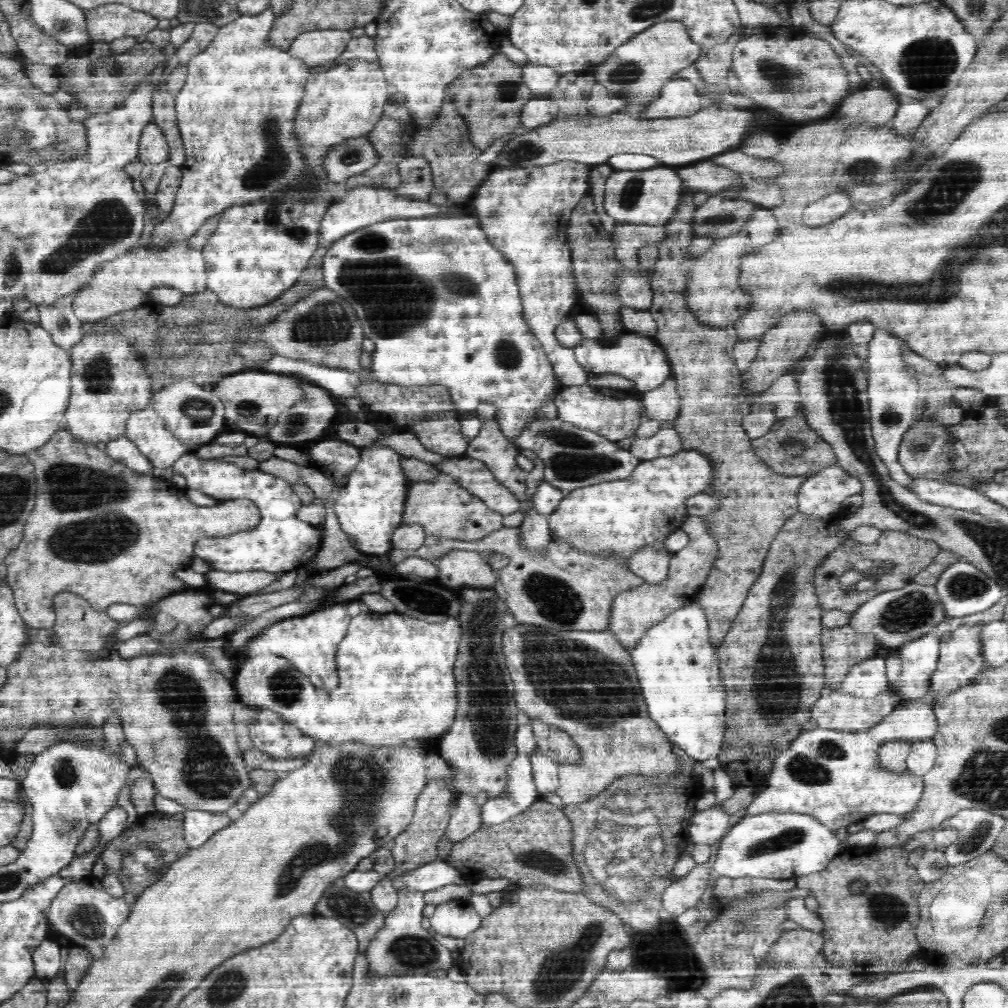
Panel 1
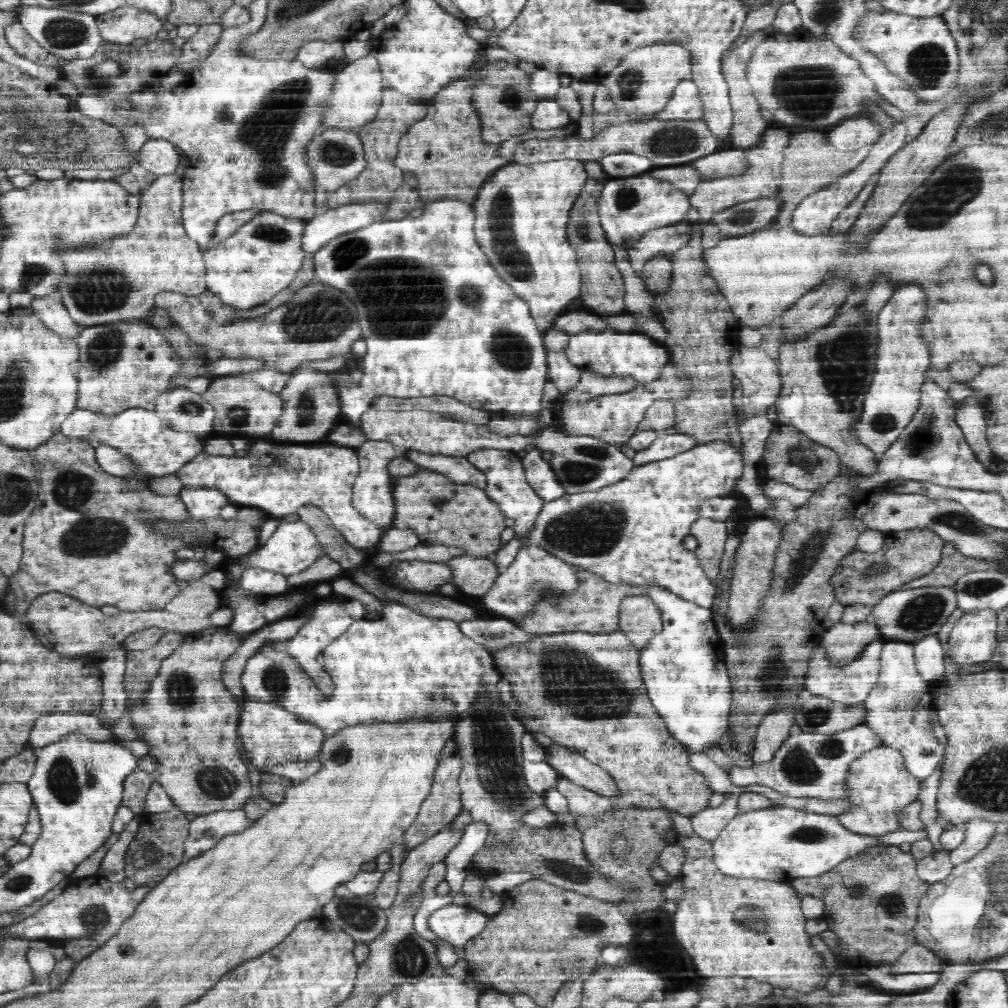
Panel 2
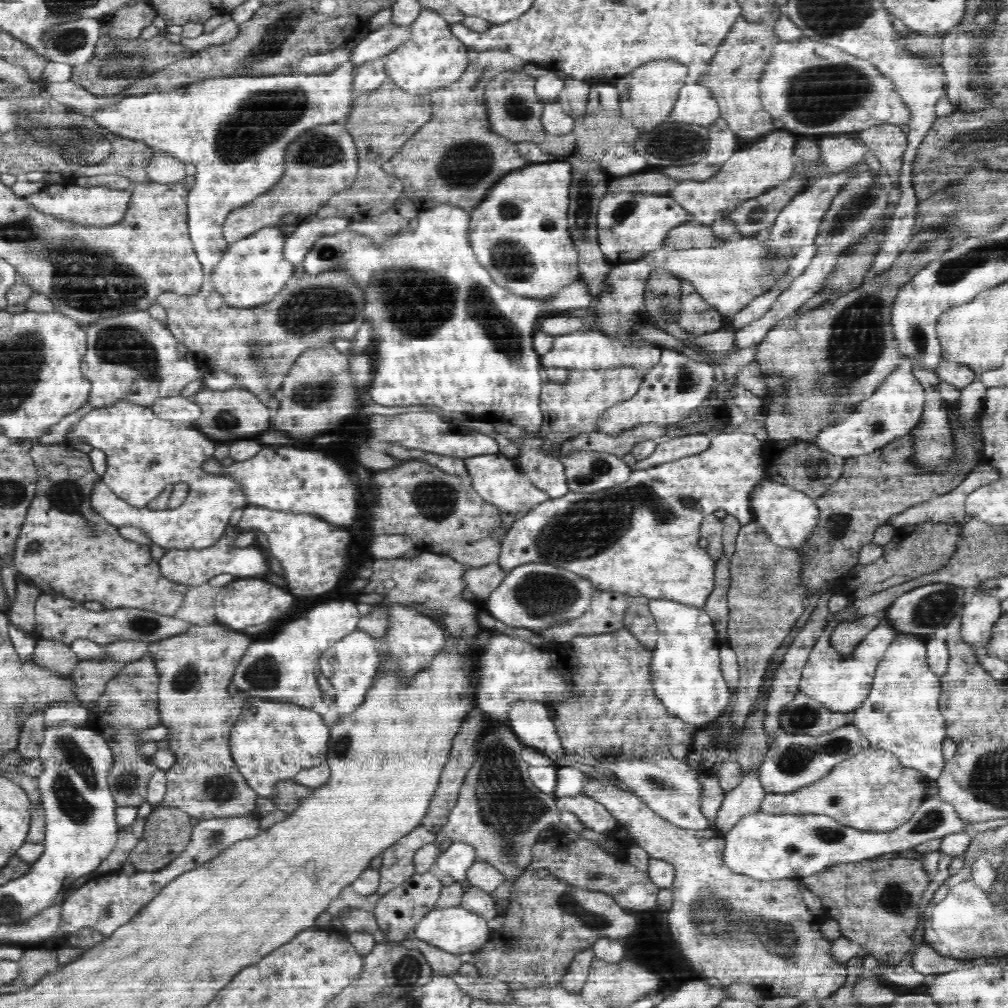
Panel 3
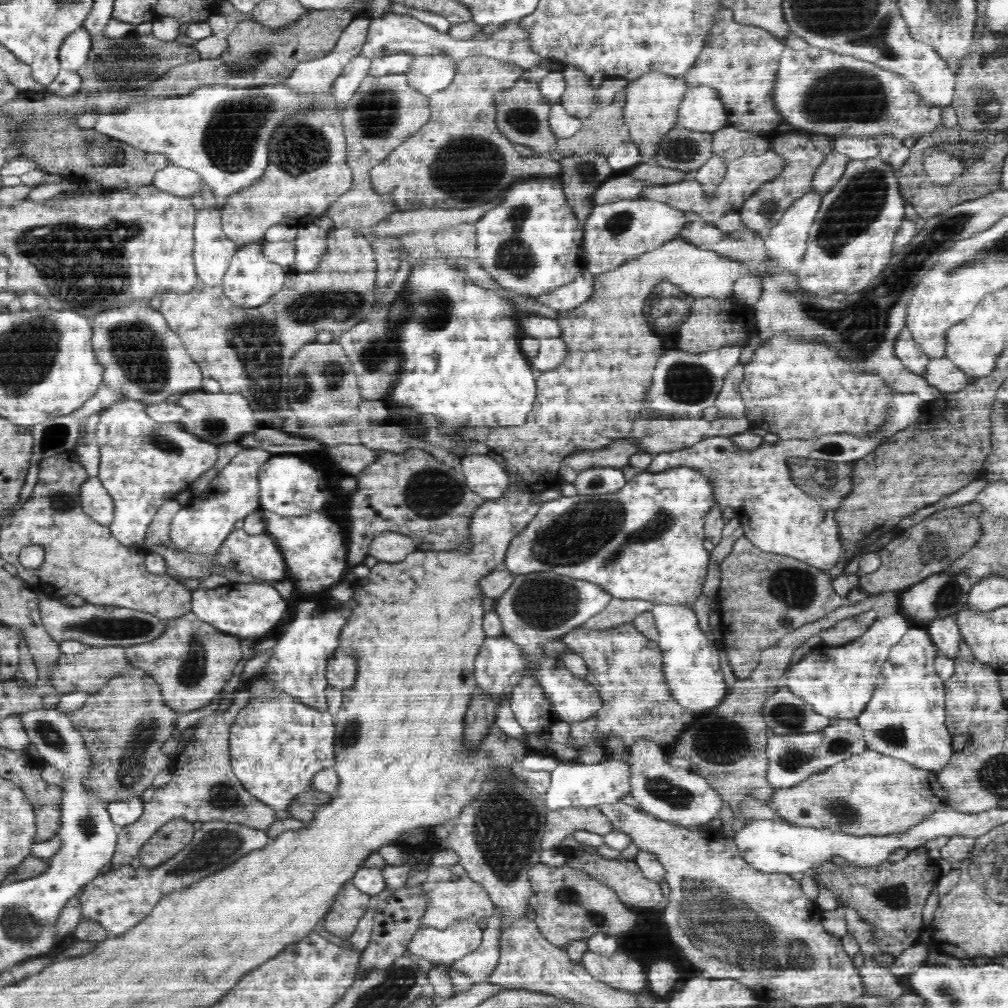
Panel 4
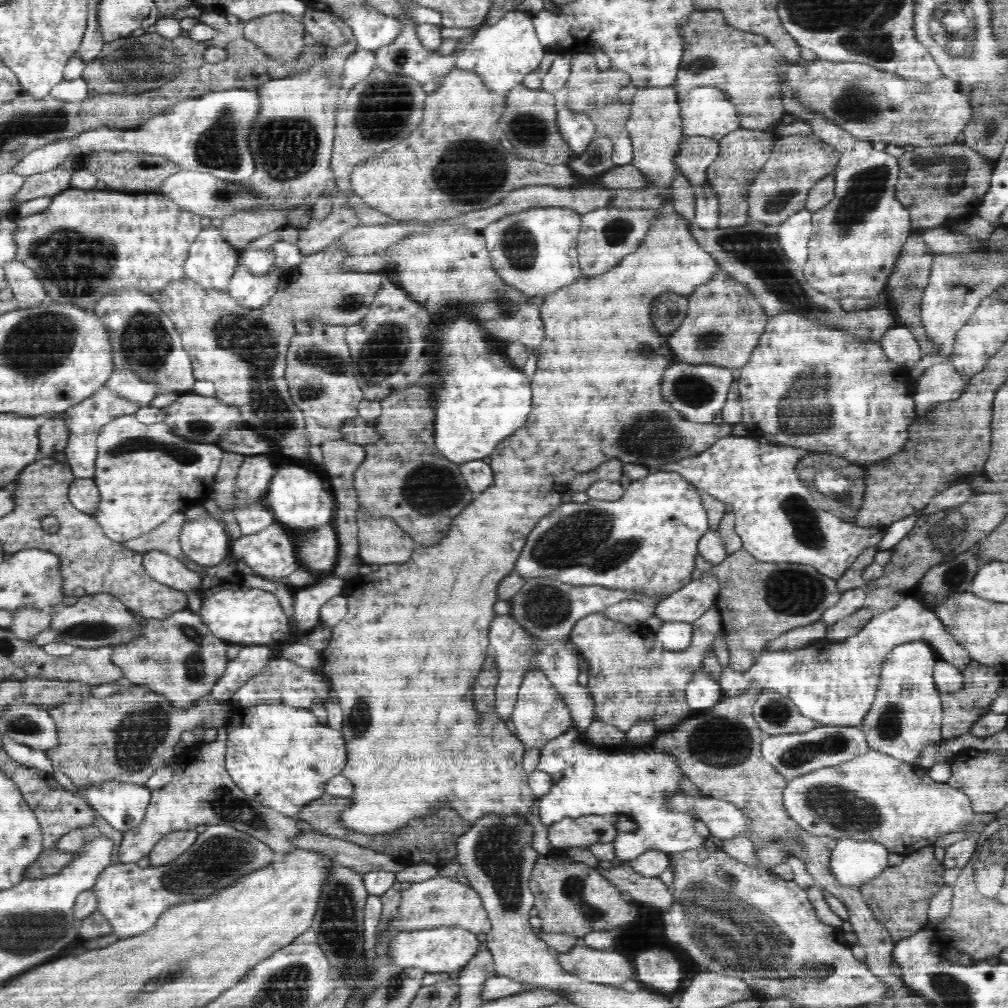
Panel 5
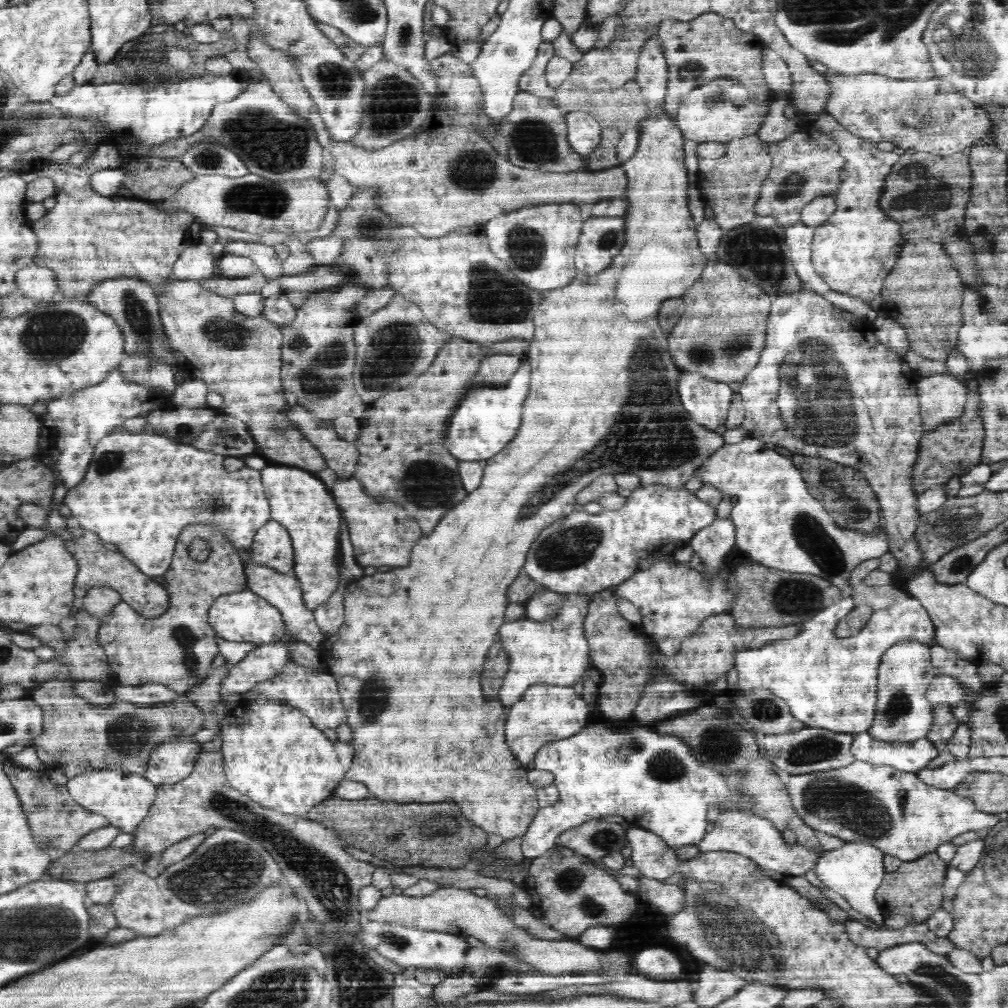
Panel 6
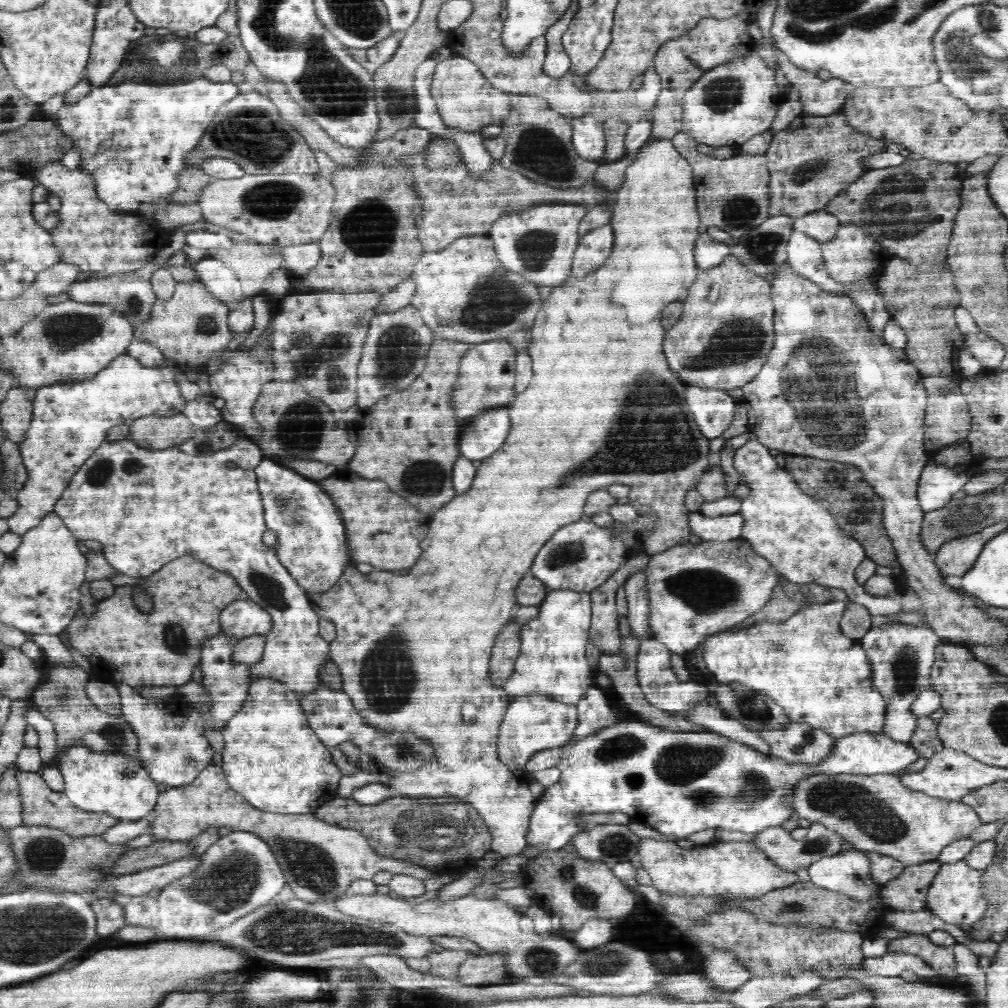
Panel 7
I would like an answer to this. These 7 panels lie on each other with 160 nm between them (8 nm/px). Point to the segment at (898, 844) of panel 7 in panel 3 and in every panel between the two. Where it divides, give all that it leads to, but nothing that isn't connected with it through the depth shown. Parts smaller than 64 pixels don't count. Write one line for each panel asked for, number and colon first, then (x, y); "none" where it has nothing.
3: (872, 791)
4: (870, 793)
5: (876, 797)
6: (894, 811)

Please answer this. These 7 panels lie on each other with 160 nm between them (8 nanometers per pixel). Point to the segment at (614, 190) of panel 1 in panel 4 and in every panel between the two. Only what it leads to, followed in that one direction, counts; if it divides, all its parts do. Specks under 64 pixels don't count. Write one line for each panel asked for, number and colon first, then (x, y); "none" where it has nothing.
2: (629, 206)
3: (630, 224)
4: (618, 231)

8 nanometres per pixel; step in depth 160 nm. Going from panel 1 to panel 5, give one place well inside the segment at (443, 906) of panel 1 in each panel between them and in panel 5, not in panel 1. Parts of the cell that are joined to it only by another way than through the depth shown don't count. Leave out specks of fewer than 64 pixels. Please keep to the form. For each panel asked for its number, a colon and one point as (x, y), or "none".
2: (457, 924)
3: (457, 930)
4: (430, 945)
5: (442, 949)

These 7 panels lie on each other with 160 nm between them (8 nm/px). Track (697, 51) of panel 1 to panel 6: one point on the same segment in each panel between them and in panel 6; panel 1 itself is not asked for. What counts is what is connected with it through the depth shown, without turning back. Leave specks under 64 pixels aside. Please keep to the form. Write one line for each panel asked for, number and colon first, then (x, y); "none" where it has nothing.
2: (643, 81)
3: (646, 98)
4: (652, 102)
5: (654, 126)
6: (411, 646)

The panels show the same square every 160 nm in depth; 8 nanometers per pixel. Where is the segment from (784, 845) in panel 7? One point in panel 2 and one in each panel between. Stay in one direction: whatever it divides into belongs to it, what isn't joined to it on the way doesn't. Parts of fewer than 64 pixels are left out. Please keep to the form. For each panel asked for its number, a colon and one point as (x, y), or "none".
2: (708, 824)
3: (668, 786)
4: (676, 795)
5: (724, 820)
6: (743, 832)

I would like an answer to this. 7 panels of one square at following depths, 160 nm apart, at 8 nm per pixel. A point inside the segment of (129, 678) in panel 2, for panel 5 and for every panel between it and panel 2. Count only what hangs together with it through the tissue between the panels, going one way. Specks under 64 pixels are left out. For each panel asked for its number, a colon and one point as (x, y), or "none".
3: (129, 704)
4: (124, 724)
5: (127, 737)

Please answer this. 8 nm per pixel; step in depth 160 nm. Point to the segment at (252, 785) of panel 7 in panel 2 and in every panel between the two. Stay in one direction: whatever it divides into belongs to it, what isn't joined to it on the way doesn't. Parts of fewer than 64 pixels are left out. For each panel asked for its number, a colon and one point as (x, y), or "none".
2: (270, 734)
3: (272, 741)
4: (277, 744)
5: (281, 756)
6: (272, 753)

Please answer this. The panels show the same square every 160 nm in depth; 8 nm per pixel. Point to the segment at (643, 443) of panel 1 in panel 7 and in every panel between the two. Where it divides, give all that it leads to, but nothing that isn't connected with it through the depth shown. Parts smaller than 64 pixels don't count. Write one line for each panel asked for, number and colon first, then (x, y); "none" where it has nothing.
2: (668, 445)
3: (668, 448)
4: (776, 515)
5: (778, 520)
6: (779, 525)
7: (794, 533)

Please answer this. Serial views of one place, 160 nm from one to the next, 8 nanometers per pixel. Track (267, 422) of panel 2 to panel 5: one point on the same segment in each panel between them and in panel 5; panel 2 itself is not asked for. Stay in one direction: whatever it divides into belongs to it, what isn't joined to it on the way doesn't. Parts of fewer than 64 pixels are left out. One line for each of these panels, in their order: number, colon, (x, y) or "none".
3: (234, 414)
4: (220, 418)
5: (204, 419)

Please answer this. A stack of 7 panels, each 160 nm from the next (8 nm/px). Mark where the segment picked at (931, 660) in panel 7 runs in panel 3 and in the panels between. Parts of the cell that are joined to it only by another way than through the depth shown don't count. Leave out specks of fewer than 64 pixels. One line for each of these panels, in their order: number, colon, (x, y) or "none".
3: (902, 715)
4: (905, 718)
5: (905, 718)
6: (903, 714)

